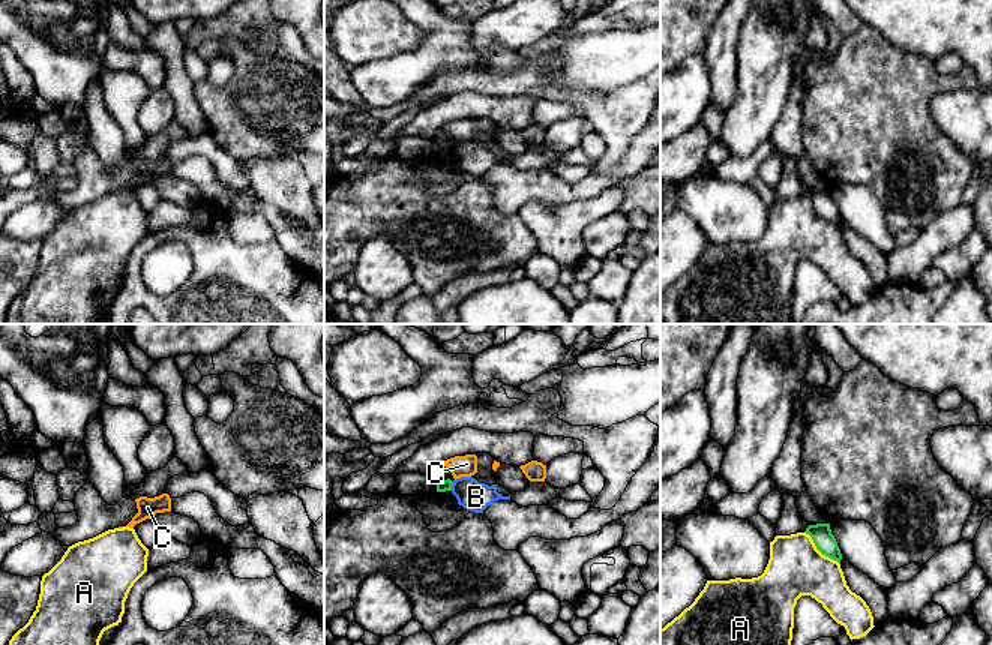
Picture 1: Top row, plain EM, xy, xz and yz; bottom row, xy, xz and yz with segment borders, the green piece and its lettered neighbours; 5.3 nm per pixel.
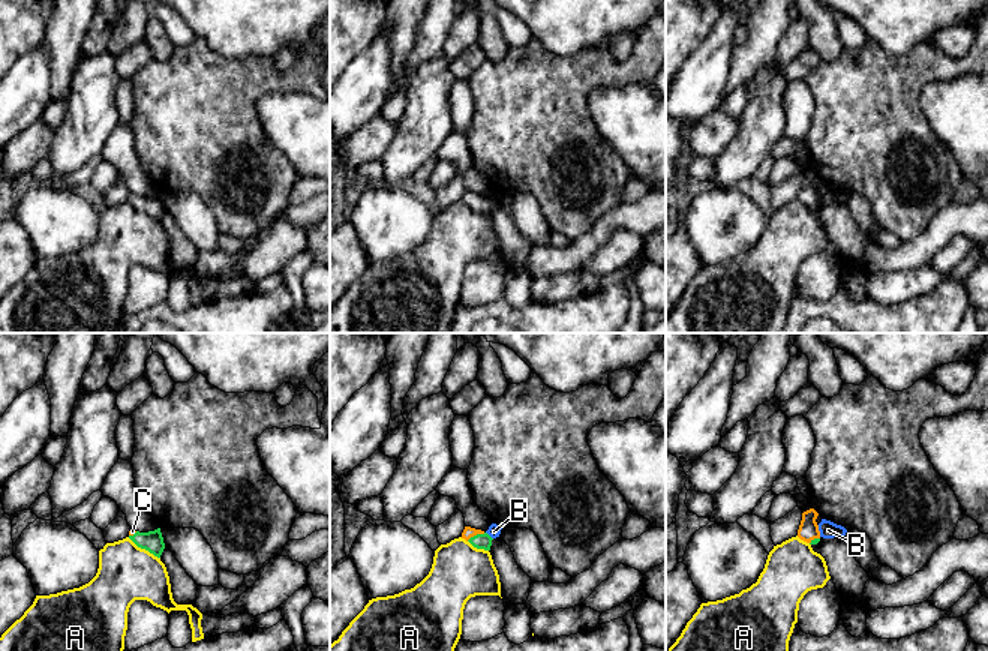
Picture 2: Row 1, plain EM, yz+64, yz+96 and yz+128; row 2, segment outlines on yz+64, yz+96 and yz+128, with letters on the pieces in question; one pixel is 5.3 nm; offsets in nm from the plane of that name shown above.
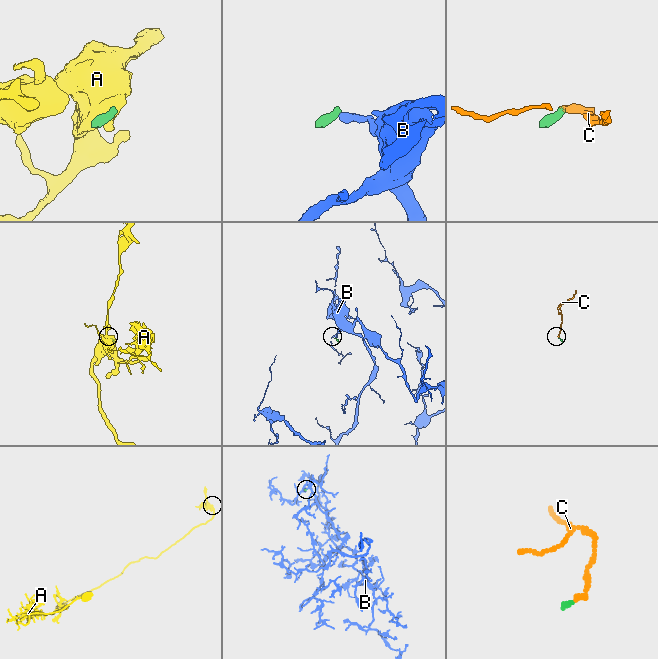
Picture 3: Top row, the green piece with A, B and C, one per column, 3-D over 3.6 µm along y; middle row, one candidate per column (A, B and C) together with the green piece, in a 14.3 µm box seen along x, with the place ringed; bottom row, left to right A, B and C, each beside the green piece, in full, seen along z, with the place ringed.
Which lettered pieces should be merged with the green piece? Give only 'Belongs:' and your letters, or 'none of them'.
Belongs: C

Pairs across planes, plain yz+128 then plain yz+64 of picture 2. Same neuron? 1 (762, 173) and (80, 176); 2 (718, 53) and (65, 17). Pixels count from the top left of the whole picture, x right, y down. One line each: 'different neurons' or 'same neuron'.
1: same neuron
2: different neurons

